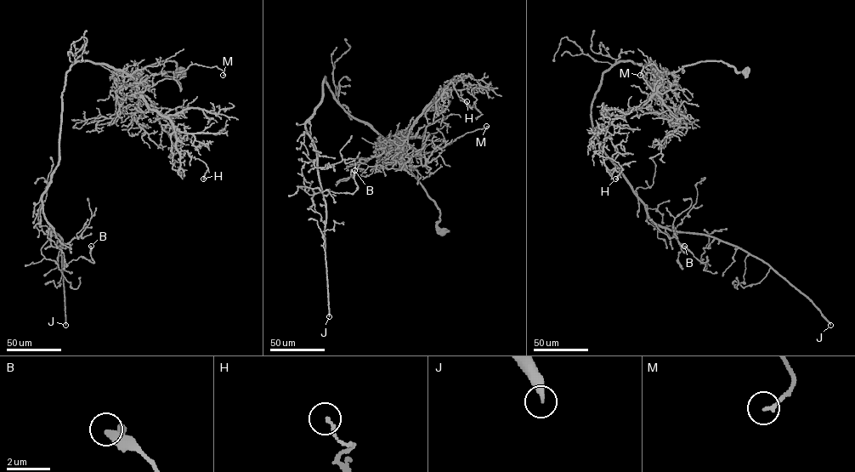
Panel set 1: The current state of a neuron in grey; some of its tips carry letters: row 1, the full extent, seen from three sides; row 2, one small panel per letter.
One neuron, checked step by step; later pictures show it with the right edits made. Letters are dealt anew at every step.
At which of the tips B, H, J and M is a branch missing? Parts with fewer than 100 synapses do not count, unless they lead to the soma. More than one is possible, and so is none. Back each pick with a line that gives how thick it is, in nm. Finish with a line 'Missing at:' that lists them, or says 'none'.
J: calibre 360 nm
Missing at: J

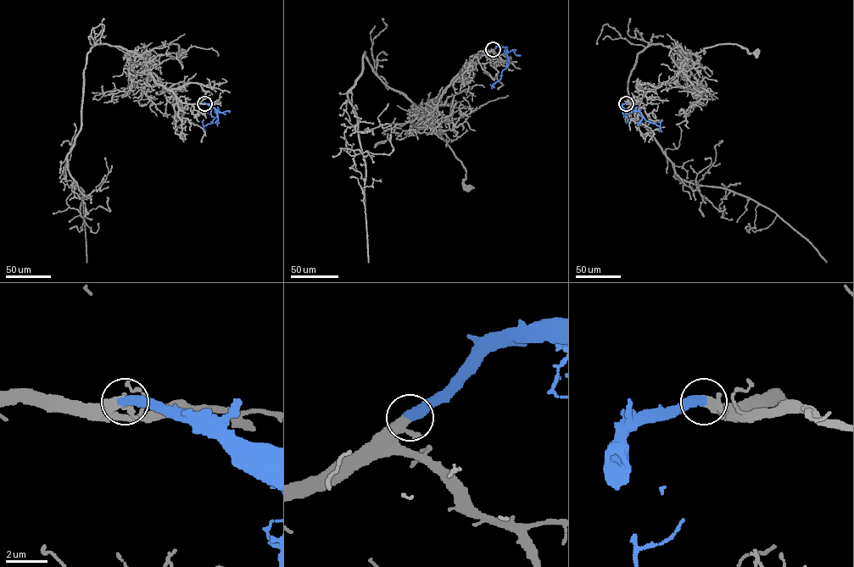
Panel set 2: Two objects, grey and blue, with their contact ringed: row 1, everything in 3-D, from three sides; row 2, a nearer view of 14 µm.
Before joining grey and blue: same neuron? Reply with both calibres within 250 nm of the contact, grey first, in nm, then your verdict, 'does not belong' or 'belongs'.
calibres 360 and 550 nm; belongs

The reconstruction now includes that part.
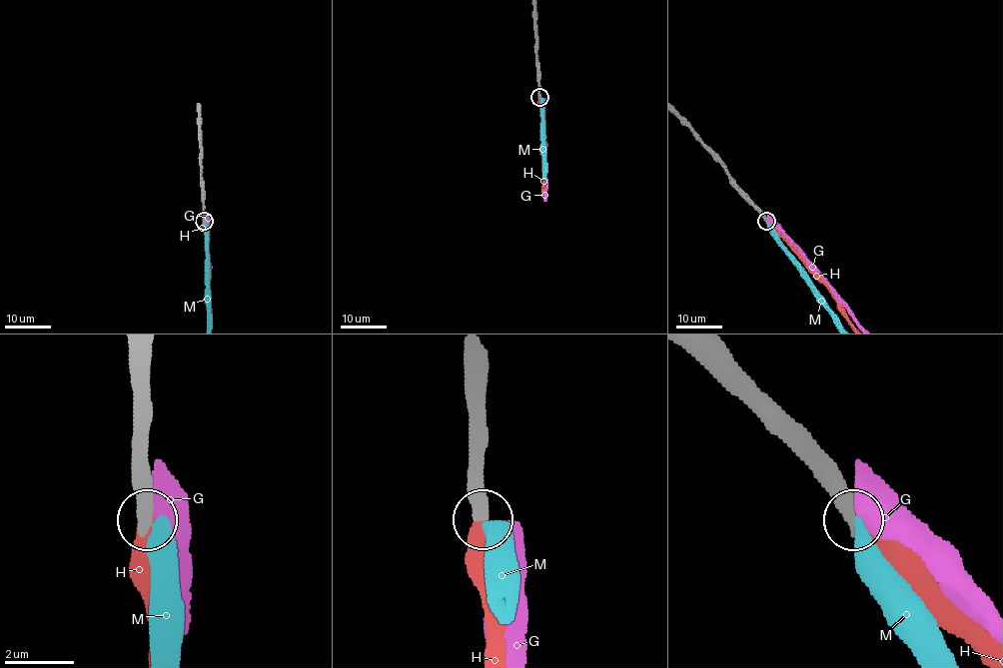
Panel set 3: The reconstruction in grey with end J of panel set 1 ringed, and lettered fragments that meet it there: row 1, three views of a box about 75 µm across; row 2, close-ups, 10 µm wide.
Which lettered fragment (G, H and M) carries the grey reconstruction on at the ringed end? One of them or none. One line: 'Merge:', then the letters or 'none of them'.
Merge: H

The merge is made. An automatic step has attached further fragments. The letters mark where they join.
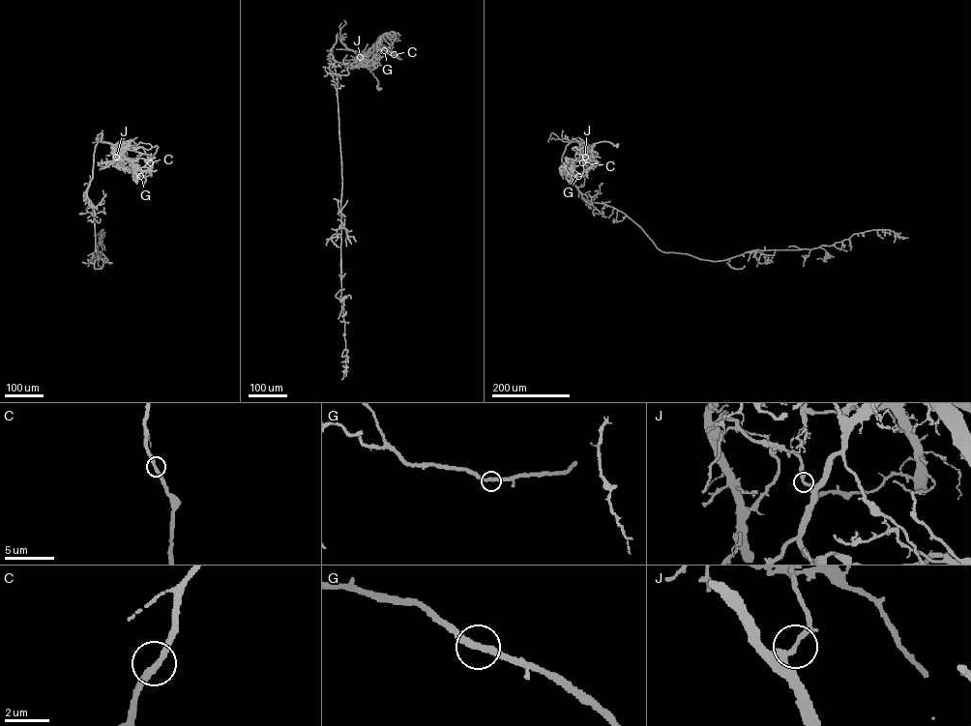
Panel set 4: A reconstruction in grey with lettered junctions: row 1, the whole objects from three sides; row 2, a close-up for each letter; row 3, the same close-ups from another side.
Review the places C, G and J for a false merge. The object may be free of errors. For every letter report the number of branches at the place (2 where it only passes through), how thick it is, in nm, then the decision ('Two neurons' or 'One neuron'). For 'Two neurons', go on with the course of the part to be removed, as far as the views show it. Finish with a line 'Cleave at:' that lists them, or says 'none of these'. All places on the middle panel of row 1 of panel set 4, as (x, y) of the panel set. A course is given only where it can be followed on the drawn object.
C: Branches: 2. Thickness 280 nm. One neuron
G: Branches: 2. Thickness 300 nm. One neuron
J: Branches: 2. Thickness 240 nm. Two neurons. Course of the part to remove: (360, 57), (386, 48), (401, 59), (382, 44), (366, 51), (336, 49)
Cleave at: J

